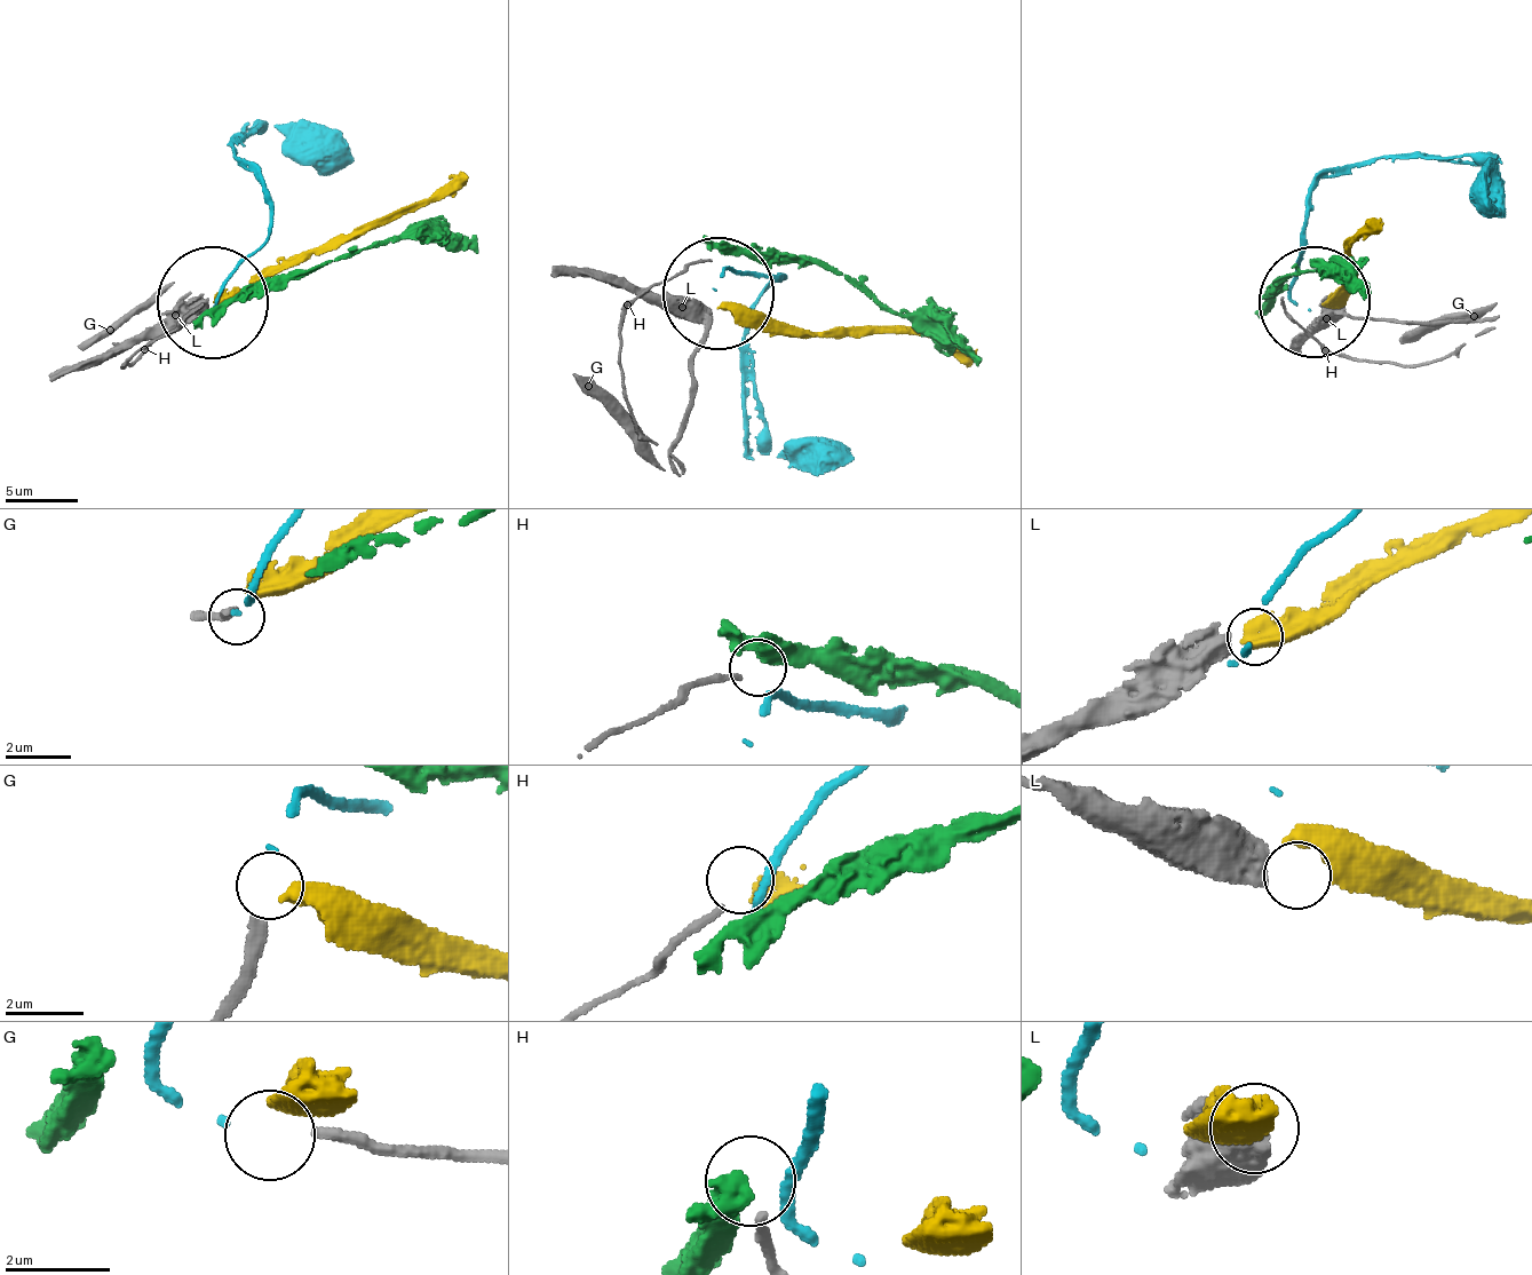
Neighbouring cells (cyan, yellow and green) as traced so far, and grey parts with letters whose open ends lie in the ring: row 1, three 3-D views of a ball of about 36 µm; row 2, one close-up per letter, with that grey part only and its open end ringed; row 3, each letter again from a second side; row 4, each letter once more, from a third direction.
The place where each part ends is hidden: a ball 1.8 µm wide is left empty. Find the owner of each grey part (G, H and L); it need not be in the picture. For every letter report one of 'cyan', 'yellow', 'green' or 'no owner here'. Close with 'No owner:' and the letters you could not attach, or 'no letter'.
G: cyan
H: no owner here
L: no owner here
No owner: H, L

